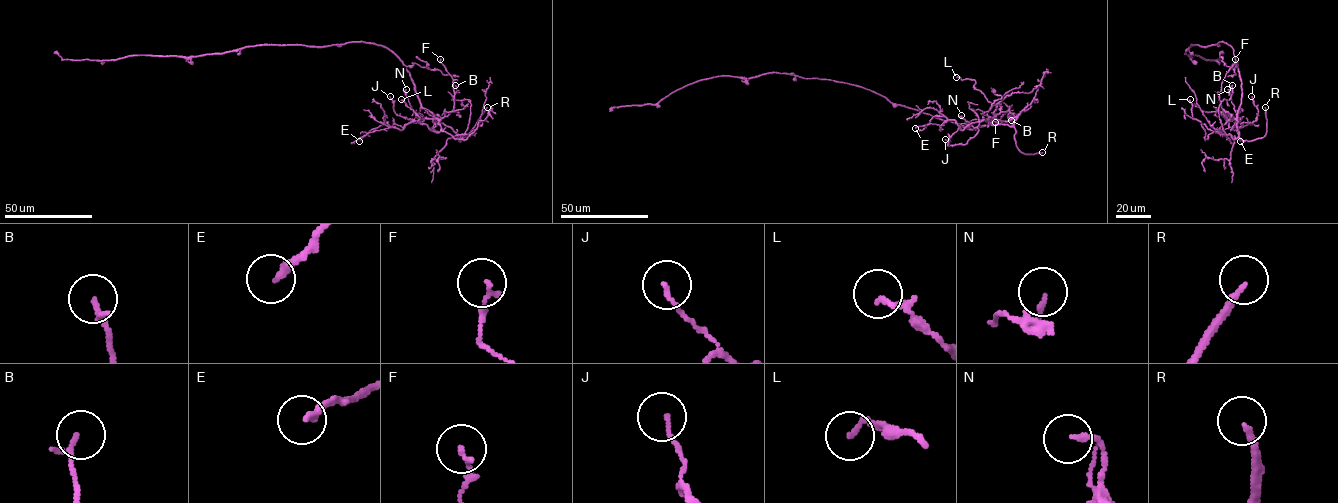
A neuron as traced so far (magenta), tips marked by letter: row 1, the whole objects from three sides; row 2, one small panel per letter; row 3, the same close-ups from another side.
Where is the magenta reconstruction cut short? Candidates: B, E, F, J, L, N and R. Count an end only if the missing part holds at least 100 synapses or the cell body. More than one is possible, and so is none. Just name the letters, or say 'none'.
R

